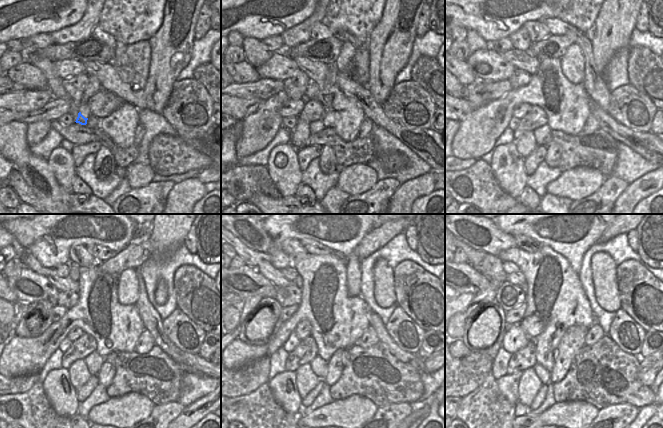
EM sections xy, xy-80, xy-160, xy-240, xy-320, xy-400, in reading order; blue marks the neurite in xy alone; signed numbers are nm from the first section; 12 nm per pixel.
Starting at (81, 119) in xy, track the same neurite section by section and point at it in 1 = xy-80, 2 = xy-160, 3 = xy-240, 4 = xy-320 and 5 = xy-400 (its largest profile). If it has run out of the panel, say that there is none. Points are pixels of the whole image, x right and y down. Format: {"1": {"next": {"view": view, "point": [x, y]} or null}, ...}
{"1": {"next": {"view": "xy-80", "point": [300, 134]}}, "2": {"next": {"view": "xy-160", "point": [525, 144]}}, "3": {"next": {"view": "xy-240", "point": [79, 374]}}, "4": {"next": {"view": "xy-320", "point": [306, 380]}}, "5": {"next": {"view": "xy-400", "point": [529, 384]}}}

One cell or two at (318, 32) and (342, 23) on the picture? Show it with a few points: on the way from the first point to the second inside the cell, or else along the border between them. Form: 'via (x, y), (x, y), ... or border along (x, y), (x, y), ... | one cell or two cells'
border along (323, 22), (333, 33) | two cells

